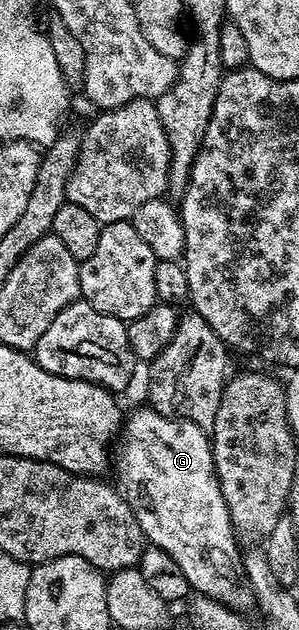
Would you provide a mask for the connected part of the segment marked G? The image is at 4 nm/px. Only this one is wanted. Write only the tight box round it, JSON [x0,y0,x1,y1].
[114,407,254,611]

